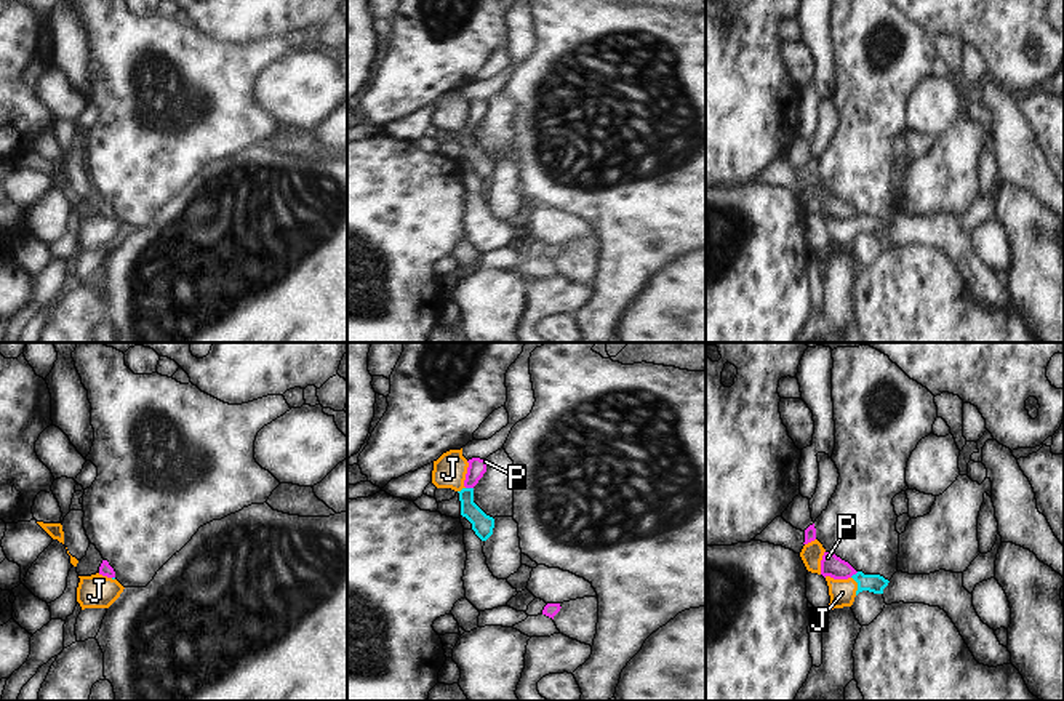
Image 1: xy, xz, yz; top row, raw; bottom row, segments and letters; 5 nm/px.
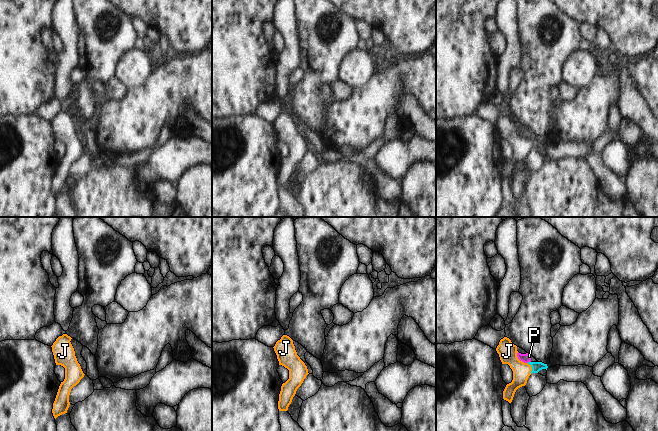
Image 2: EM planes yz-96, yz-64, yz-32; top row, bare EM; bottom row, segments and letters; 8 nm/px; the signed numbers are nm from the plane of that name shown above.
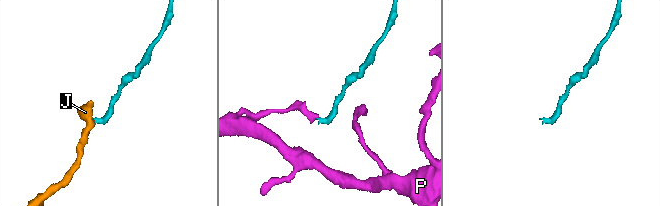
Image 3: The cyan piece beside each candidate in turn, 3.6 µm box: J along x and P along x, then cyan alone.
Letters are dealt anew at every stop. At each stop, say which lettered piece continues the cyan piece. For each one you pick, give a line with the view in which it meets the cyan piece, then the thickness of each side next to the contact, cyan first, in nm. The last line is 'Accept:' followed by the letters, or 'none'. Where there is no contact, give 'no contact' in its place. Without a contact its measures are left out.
J: contact in yz; calibres 100 and 130 nm
Accept: J

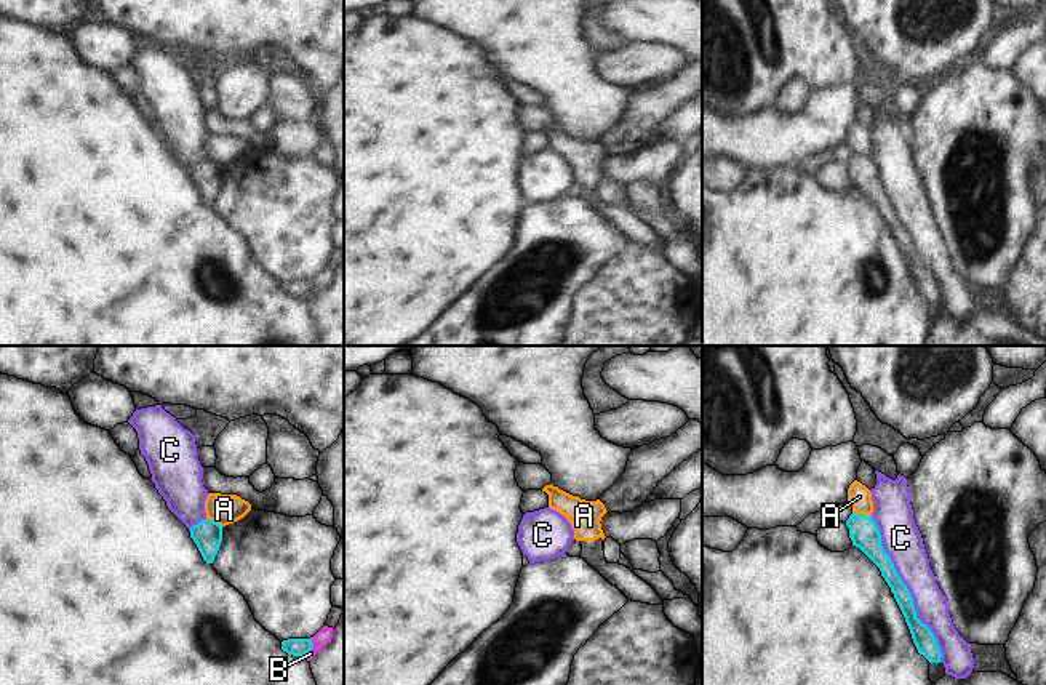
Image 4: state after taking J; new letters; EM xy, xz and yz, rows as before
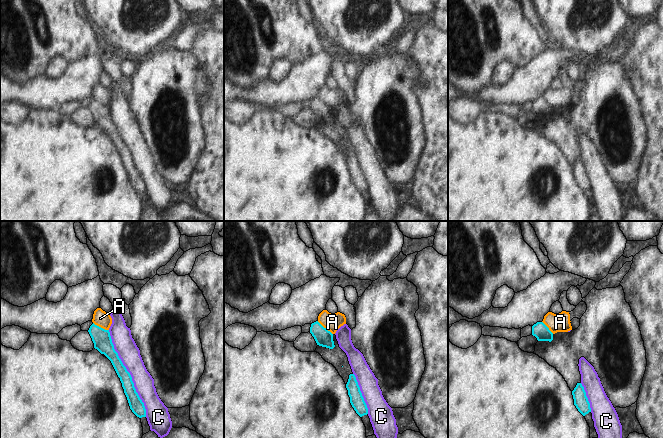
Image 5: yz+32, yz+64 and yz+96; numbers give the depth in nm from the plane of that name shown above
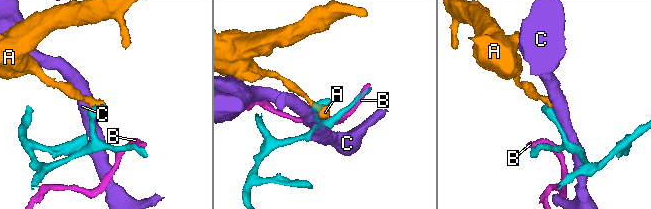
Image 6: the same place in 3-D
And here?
Accept: none

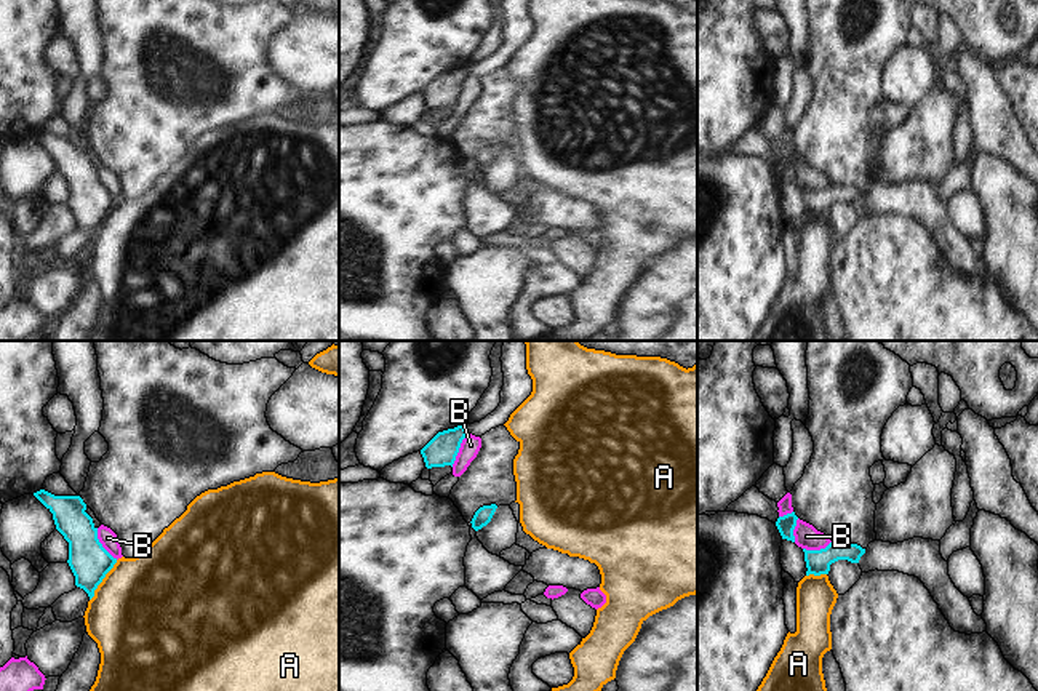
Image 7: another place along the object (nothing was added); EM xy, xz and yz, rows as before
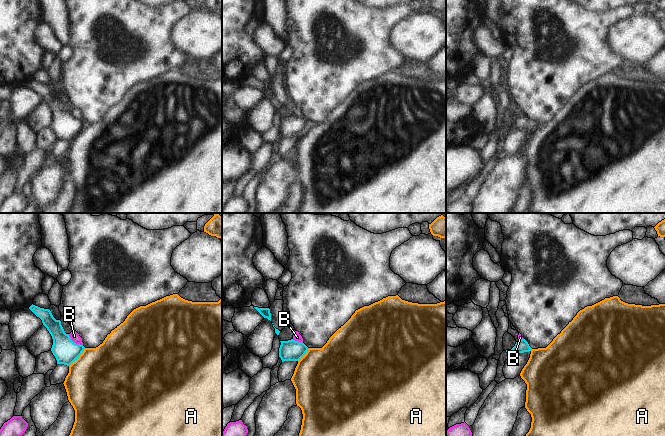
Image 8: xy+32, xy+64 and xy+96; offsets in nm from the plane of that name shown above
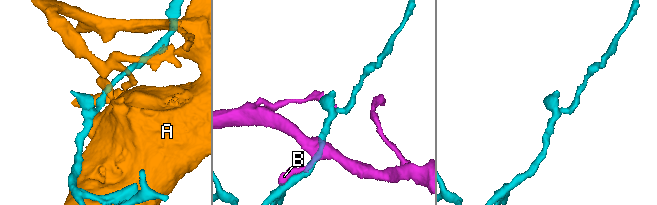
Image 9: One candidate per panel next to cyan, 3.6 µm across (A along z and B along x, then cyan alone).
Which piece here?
Accept: none

